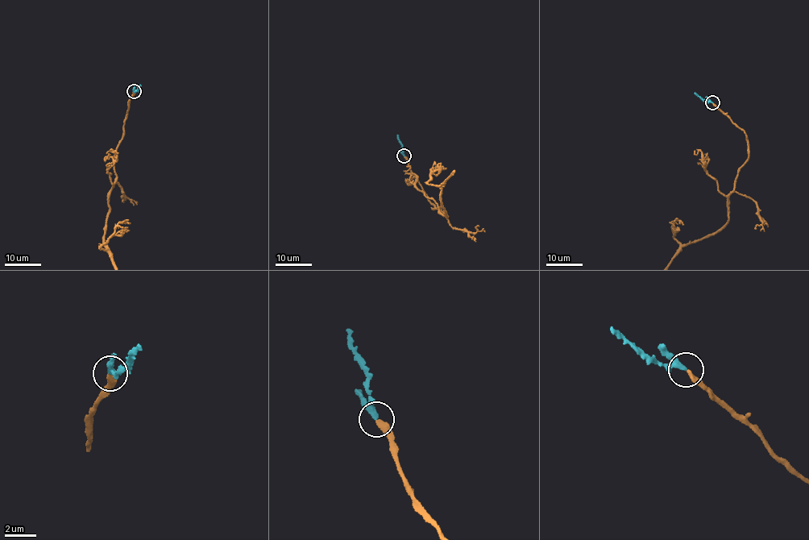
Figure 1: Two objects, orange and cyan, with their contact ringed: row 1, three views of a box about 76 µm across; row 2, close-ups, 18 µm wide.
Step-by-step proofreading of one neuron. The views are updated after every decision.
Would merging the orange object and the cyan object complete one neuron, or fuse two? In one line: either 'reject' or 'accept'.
accept

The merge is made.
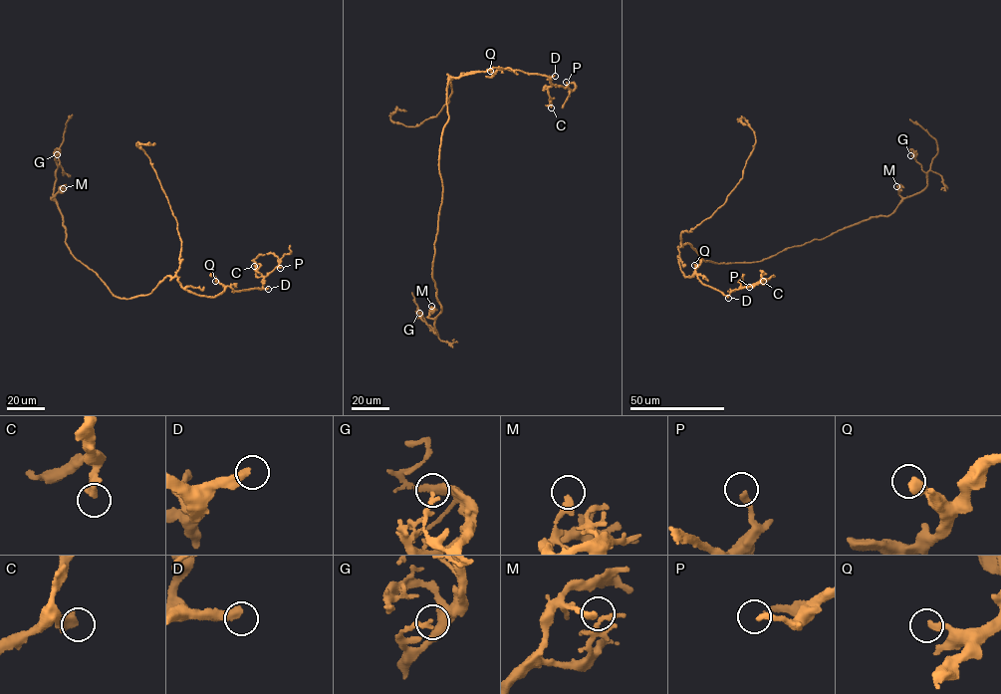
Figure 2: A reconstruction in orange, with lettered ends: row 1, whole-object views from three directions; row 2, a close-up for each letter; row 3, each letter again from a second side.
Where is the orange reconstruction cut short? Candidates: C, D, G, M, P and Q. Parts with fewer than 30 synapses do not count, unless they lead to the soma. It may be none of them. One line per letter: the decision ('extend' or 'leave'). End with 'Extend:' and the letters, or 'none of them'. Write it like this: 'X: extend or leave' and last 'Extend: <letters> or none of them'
C: leave
D: extend
G: leave
M: leave
P: leave
Q: leave
Extend: D

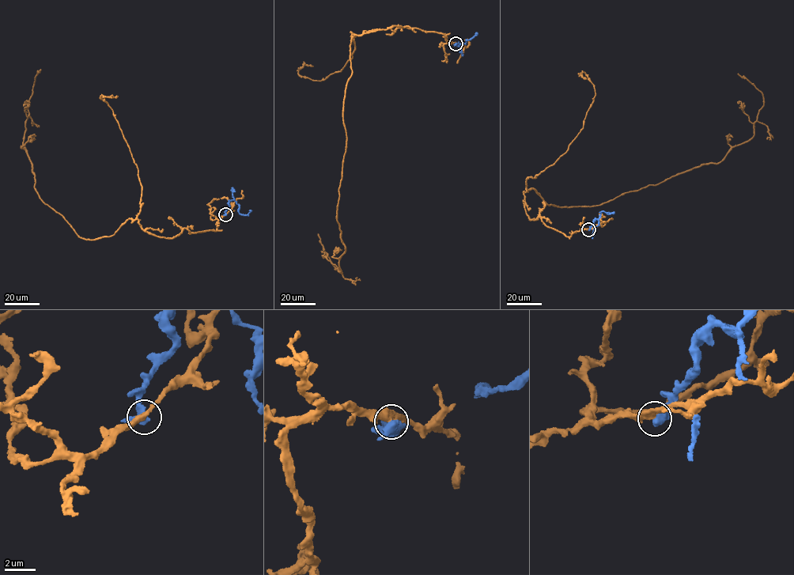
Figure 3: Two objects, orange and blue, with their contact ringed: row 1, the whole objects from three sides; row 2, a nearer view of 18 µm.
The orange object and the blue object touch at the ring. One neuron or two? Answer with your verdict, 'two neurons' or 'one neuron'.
two neurons

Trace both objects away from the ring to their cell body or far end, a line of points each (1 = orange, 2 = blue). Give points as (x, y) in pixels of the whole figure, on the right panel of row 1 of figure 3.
1: (588, 229), (567, 236), (528, 218), (523, 194), (591, 206), (719, 163), (753, 136), (763, 104), (738, 73)
2: (588, 229), (594, 219), (599, 220), (592, 234)

